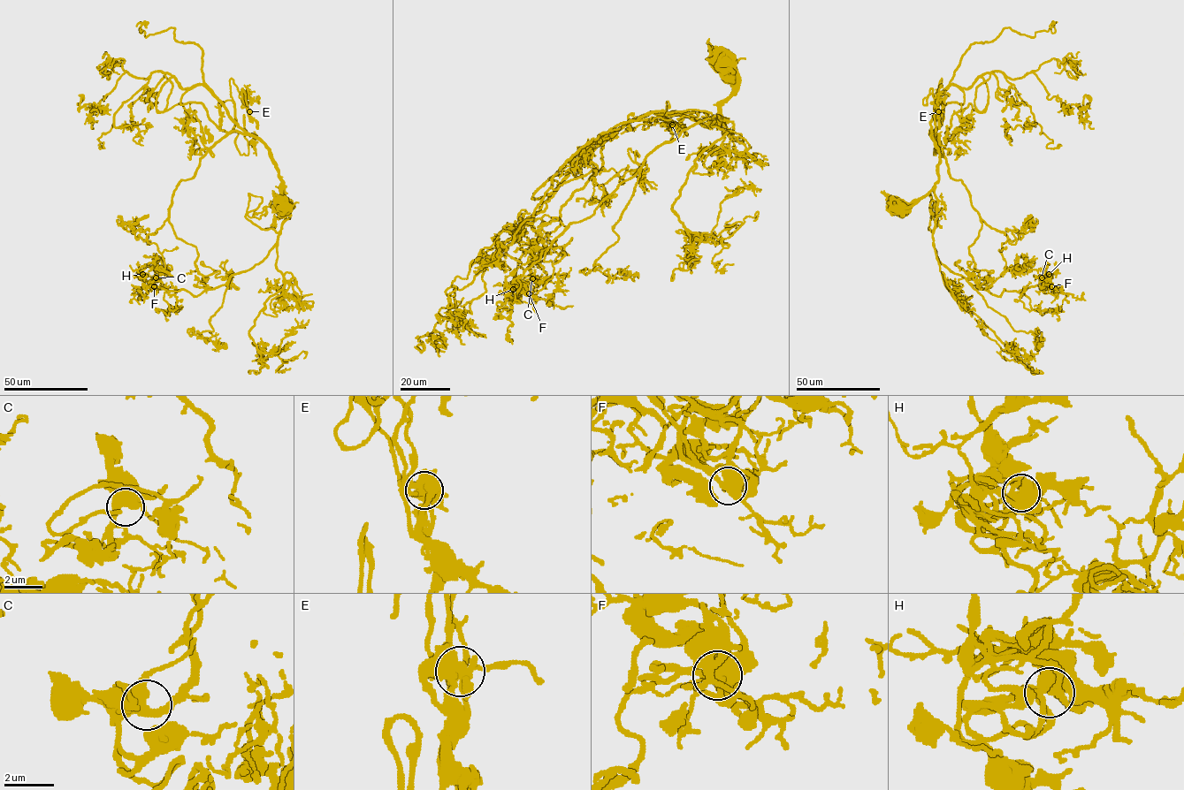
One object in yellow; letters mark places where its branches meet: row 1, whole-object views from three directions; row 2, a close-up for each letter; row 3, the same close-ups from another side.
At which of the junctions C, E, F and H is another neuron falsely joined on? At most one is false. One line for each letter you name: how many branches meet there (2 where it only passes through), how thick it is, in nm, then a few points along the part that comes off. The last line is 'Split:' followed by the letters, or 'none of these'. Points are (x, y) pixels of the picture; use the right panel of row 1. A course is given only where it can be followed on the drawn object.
Split: none of these

